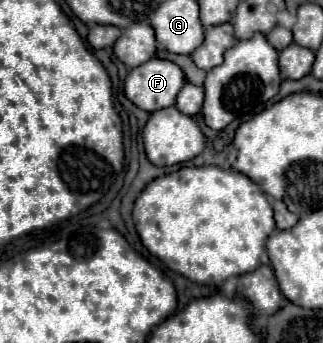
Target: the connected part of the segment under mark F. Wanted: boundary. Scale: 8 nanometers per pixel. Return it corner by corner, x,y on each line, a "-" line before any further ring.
153,58
137,68
133,68
127,78
125,78
125,96
139,108
147,110
147,112
155,112
157,108
167,108
175,104
175,98
181,90
181,86
185,84
185,74
183,70
169,62
169,60
161,60
161,58

